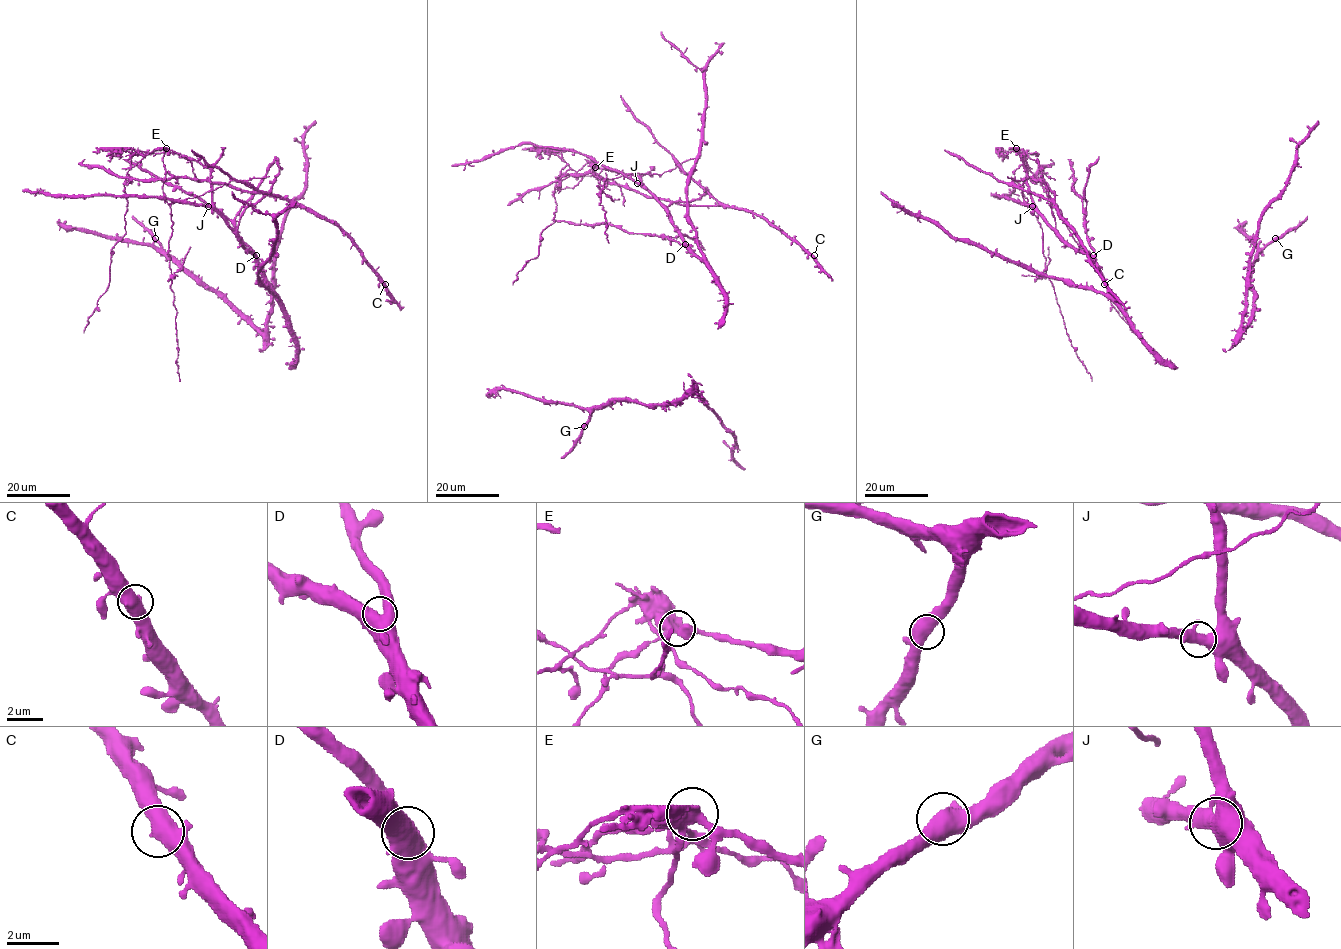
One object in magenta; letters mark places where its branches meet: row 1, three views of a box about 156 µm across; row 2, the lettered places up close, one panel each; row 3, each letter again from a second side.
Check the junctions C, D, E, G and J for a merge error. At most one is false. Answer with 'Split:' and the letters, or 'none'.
Split: E

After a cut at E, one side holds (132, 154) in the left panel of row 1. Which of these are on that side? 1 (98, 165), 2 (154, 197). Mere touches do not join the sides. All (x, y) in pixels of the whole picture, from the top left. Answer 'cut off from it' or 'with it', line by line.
1: cut off from it
2: cut off from it

